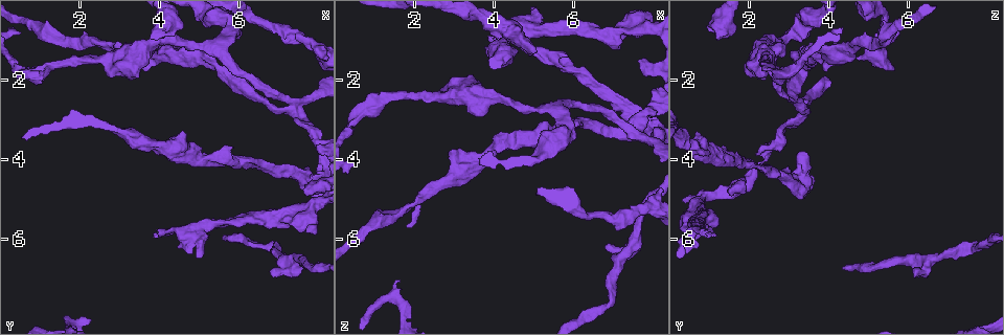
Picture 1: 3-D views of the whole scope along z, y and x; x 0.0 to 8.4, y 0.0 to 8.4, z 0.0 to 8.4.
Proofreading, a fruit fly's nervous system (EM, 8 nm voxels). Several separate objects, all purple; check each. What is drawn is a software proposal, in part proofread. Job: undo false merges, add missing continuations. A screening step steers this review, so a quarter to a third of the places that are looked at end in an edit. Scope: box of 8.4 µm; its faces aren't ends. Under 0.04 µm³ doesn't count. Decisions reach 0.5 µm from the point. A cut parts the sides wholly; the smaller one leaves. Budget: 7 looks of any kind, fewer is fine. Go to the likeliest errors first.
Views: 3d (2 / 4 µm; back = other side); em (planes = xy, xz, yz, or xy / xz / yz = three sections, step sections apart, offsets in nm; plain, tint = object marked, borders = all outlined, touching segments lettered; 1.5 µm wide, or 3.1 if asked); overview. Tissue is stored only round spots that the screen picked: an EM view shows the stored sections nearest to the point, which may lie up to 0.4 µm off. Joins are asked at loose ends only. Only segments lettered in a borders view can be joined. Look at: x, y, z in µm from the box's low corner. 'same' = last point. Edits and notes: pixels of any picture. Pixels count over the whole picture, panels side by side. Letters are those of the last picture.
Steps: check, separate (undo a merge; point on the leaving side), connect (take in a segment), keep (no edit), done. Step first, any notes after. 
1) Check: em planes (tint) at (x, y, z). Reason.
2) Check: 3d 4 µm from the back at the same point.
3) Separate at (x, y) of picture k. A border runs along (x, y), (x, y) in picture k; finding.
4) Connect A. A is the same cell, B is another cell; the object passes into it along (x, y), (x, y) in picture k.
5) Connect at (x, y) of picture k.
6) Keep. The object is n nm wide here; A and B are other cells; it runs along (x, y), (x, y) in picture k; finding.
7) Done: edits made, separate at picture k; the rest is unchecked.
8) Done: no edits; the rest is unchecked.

Check: 3d 2 µm at (2.95, 1.00, 3.75). An open end.

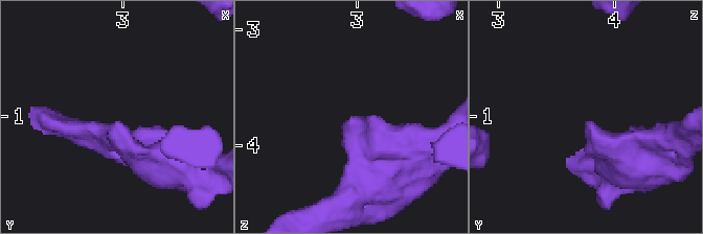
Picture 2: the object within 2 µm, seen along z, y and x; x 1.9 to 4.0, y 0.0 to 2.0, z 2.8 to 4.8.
Check: em planes (plain) at (2.96, 1.02, 3.78).

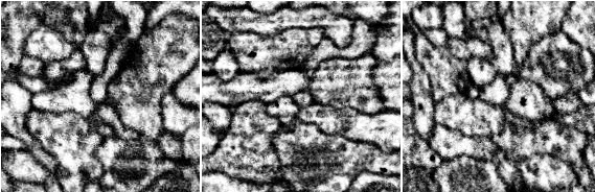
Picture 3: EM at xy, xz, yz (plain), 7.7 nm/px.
Check: em planes (borders) at the same point.

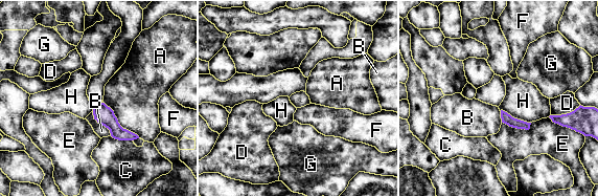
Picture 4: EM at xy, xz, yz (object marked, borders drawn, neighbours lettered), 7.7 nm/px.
Keep. The longest contact is with A, 400 nm; A, B, C, D, E, F, G and H are other cells; a border runs along (104, 102), (117, 122), (139, 137) in picture 4; no lettered segment goes on from it.

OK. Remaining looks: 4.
Check: 3d 2 µm at (2.75, 2.00, 2.25). Free end.

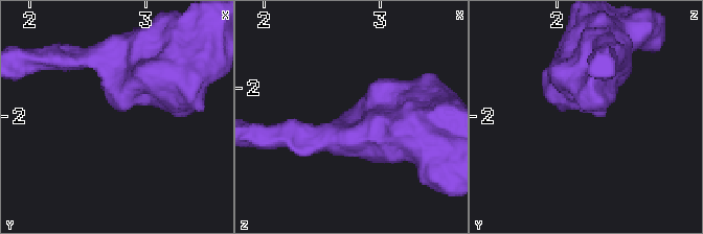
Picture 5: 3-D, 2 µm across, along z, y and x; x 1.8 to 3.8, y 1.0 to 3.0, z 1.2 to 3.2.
Check: em planes (borders) at (2.78, 1.92, 2.24). Need the tissue.

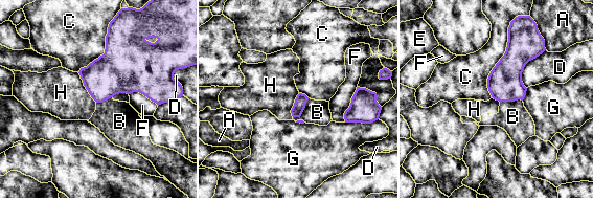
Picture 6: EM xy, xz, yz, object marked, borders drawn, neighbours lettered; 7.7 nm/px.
Keep. A, B, C, D, E, F, G and H are other cells; a border runs along (77, 72), (88, 93), (96, 102) in picture 6; none of them fits.

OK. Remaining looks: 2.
Done: no edits; the rest is unchecked.

